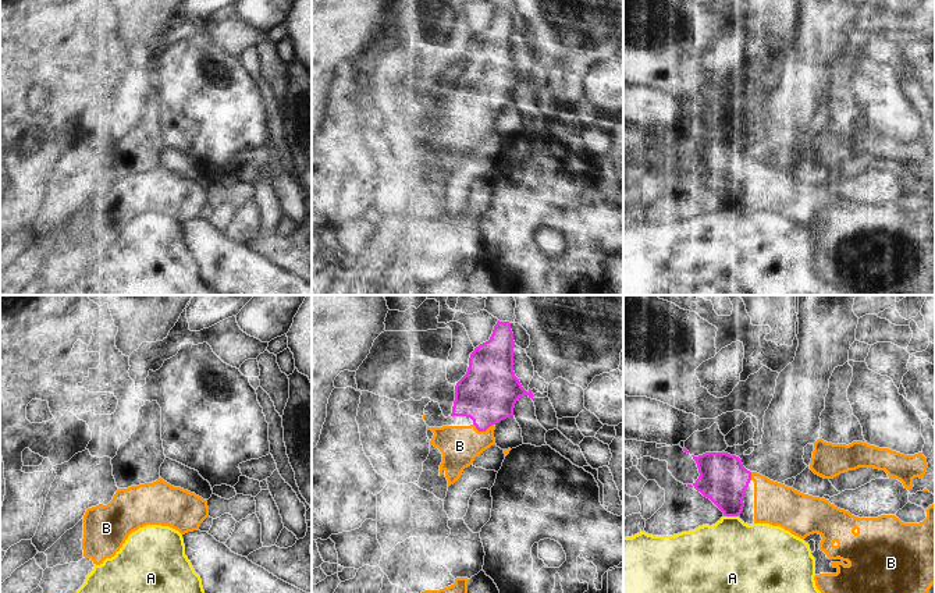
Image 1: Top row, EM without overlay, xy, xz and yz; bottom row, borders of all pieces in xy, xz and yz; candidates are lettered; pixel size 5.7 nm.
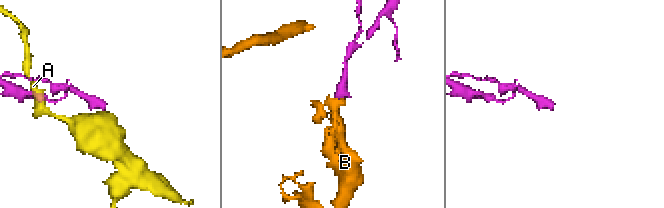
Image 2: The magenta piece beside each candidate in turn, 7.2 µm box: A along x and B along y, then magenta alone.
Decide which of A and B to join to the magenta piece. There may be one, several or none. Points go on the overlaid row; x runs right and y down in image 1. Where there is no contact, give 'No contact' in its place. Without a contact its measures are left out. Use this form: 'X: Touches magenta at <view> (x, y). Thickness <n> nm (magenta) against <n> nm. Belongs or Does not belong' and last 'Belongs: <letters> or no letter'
A: Touches magenta at yz (731, 515). Thickness 280 nm (magenta) against 420 nm. Does not belong
B: Touches magenta at xz (483, 430). Thickness 340 nm (magenta) against 220 nm. Belongs
Belongs: B

